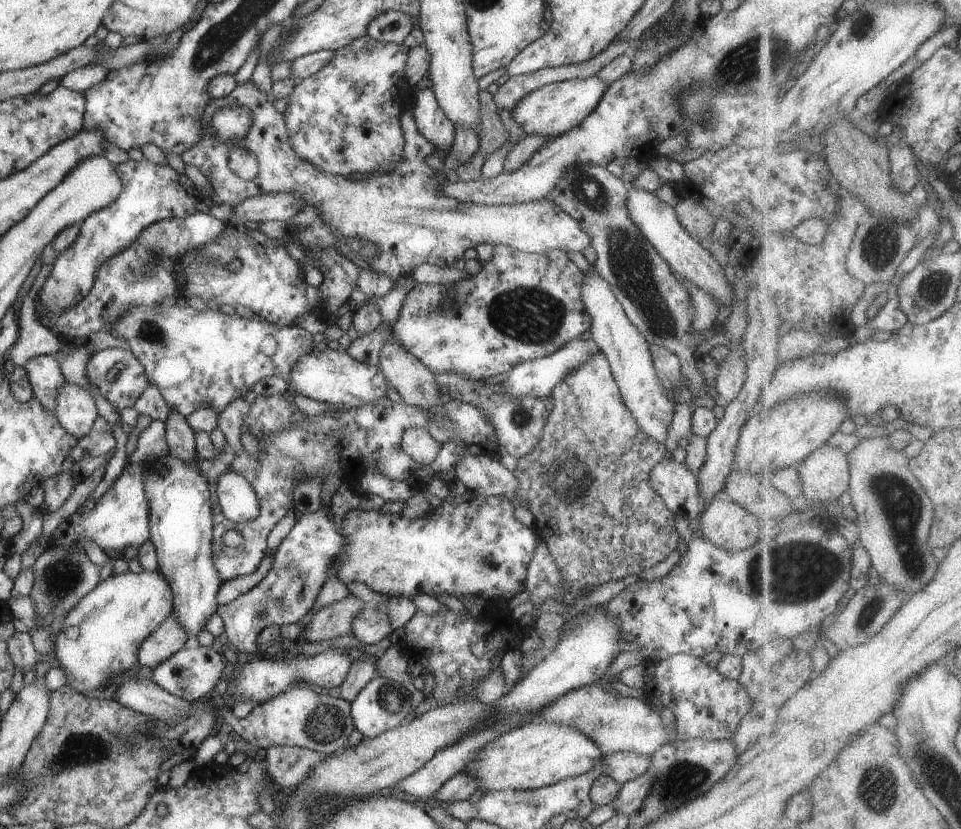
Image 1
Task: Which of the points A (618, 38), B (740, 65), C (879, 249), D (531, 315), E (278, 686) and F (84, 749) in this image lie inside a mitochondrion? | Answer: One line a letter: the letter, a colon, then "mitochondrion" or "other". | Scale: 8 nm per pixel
A: other
B: mitochondrion
C: mitochondrion
D: mitochondrion
E: other
F: mitochondrion

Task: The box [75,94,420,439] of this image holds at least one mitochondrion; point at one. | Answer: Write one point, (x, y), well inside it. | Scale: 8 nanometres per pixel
(150, 267)

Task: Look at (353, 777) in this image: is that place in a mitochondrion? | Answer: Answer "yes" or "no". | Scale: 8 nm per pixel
no

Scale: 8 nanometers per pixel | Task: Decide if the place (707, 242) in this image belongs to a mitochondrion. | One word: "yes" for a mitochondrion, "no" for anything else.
no

